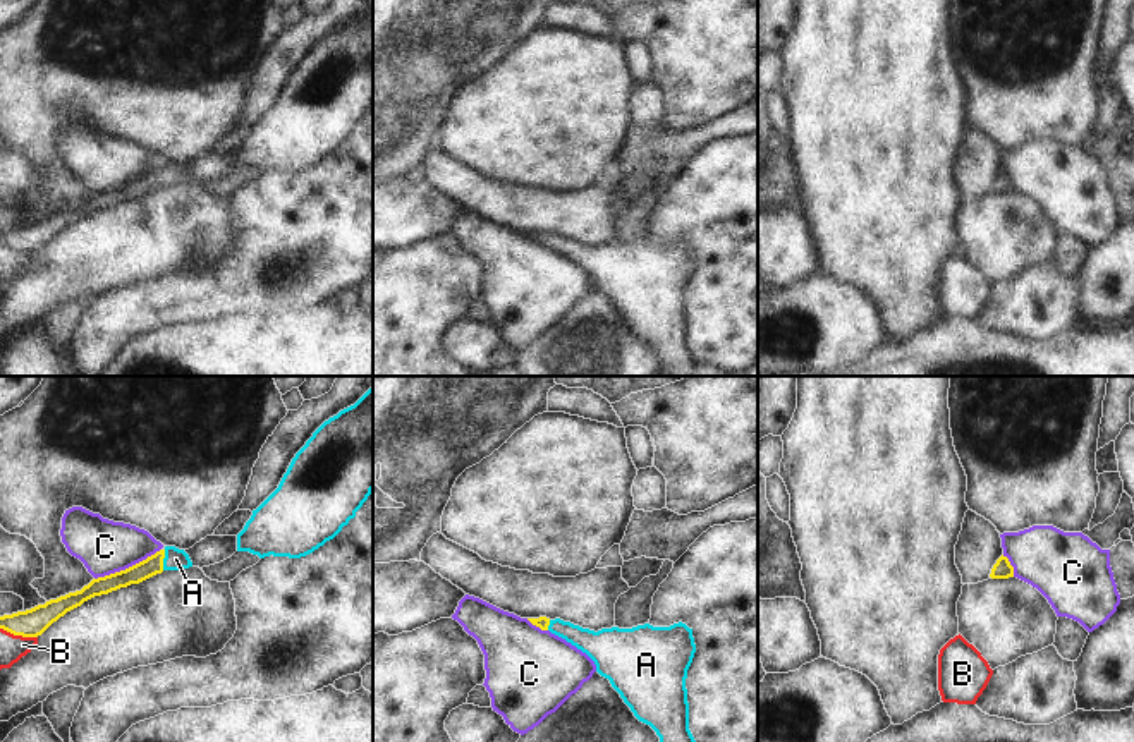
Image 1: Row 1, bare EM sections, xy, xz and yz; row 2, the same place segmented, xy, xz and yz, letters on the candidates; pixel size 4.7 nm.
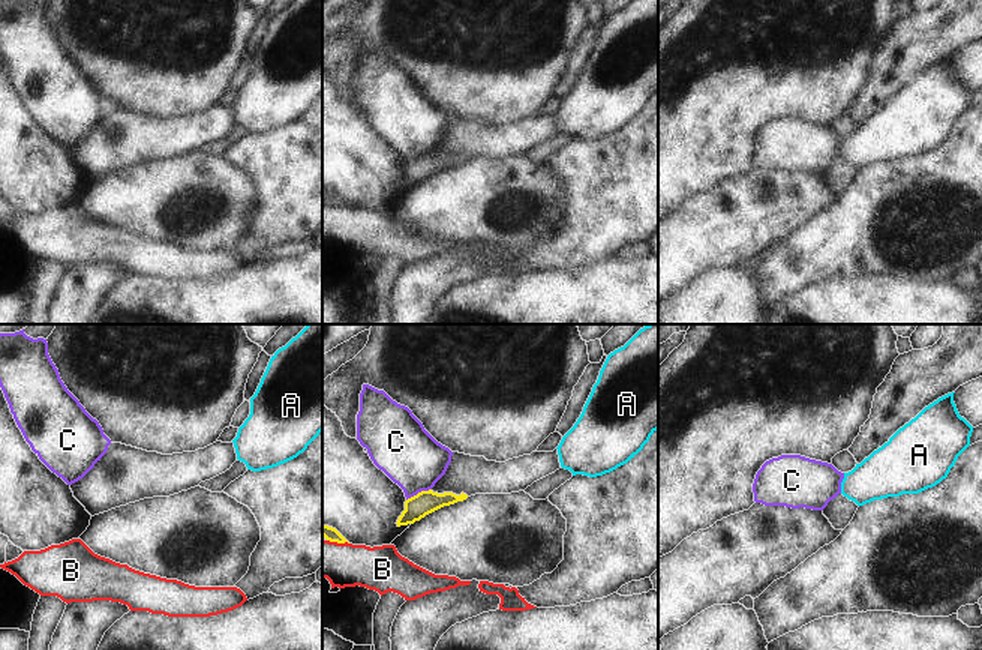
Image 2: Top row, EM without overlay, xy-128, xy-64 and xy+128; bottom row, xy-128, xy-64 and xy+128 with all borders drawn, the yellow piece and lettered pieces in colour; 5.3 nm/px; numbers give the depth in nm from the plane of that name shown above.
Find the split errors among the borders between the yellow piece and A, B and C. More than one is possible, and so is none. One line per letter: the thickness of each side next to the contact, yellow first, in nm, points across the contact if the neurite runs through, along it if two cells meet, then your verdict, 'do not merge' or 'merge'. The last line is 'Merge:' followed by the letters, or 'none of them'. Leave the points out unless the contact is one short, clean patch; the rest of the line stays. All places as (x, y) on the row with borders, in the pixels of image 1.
A: 90/100 nm | across xy (152, 565), (162, 560), (176, 559) | merge
B: 130/120 nm | do not merge
C: 90/260 nm | along xy (160, 548), (124, 569), (95, 579) | do not merge
Merge: A

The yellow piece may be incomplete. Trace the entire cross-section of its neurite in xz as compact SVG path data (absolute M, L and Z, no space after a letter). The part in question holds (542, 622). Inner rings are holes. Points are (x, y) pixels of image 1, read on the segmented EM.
M560 618L527 620L586 653L596 672L610 680L634 716L649 725L660 742L696 742L689 730L686 689L696 644L686 623L644 623L594 632Z

